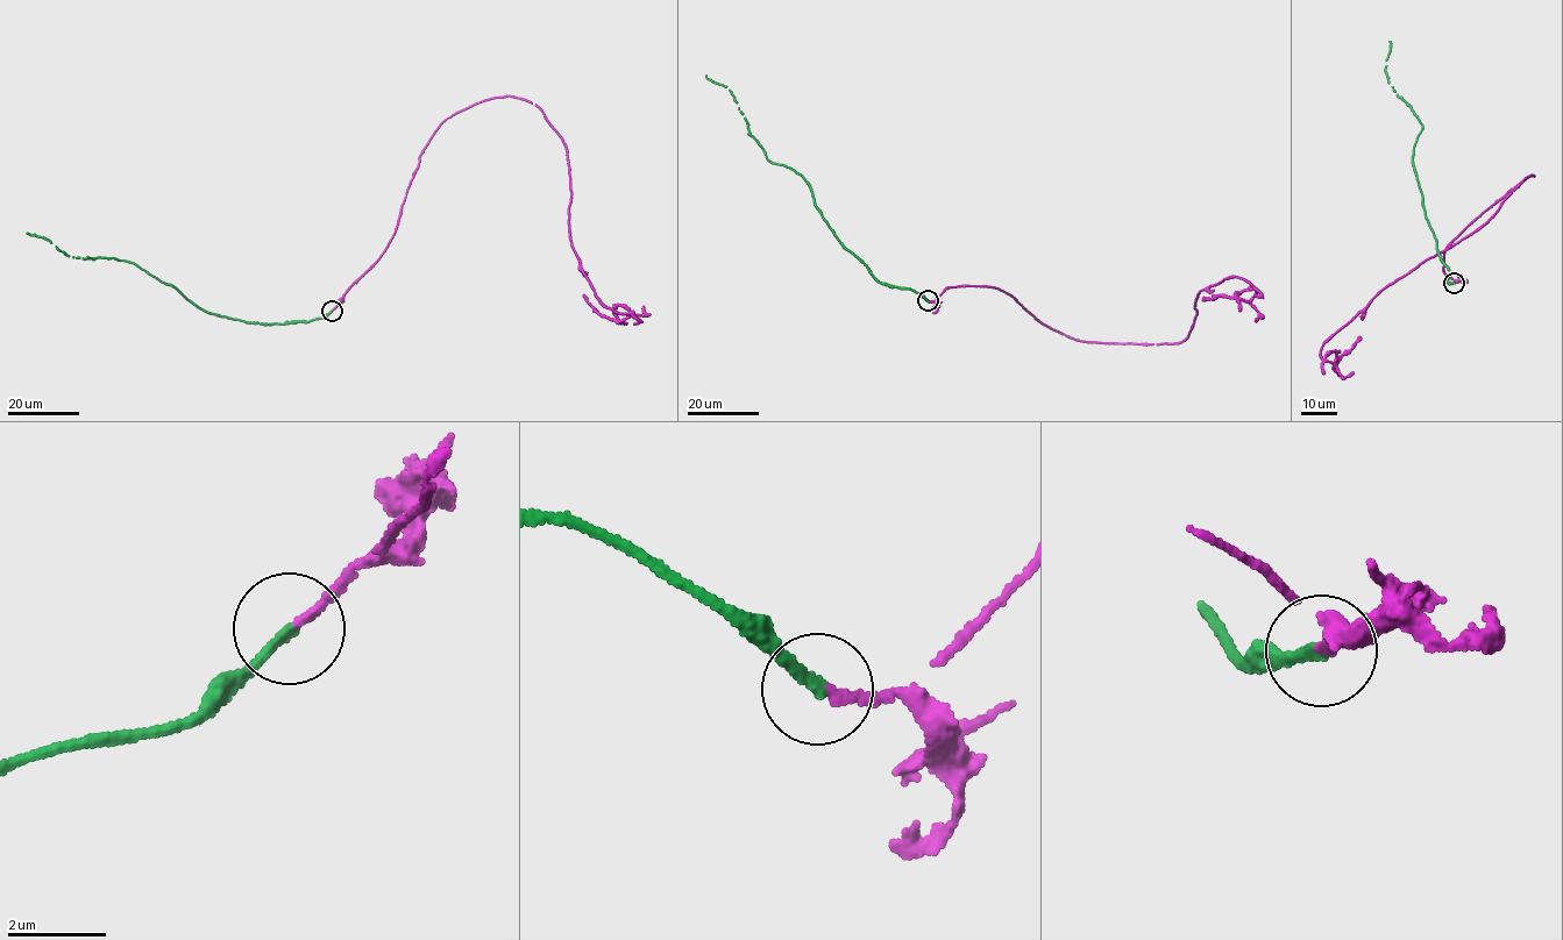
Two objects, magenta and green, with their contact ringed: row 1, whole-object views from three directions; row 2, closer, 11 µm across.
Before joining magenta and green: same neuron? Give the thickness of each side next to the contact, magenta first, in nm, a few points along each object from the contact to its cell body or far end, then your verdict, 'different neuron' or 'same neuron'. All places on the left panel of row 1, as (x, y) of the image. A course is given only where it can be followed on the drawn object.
calibres 180 and 200 nm; course magenta (332, 310), (438, 127), (508, 95), (560, 135), (570, 242), (633, 311), (583, 294); course green (332, 310), (308, 321), (234, 319), (204, 311), (136, 265), (73, 257), (26, 233); same neuron

